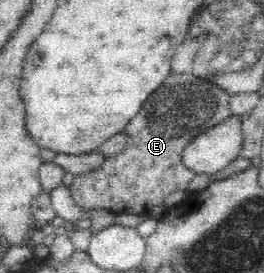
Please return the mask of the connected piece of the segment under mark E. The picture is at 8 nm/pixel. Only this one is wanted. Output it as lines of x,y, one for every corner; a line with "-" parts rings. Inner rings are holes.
192,73
169,74
167,81
145,101
139,115
129,121
125,129
129,133
126,148
105,158
97,169
74,176
69,187
73,202
85,212
107,209
114,215
147,215
152,207
164,203
168,194
188,190
196,173
184,166
182,151
197,135
230,116
231,93
231,90

